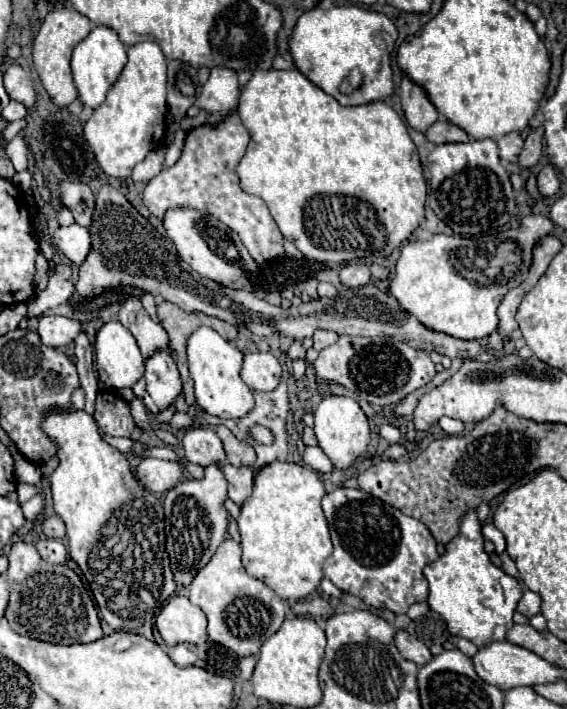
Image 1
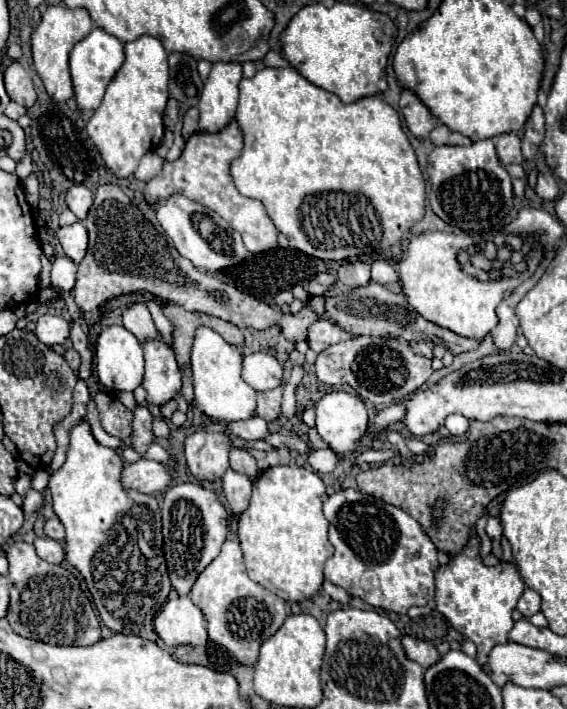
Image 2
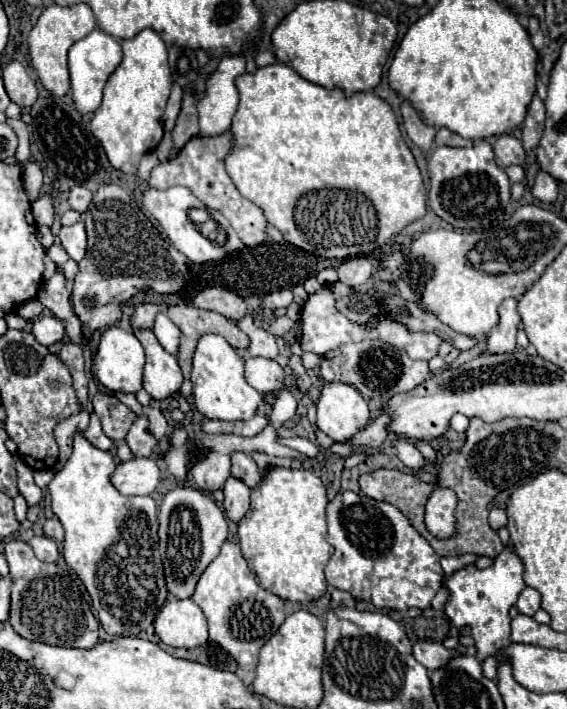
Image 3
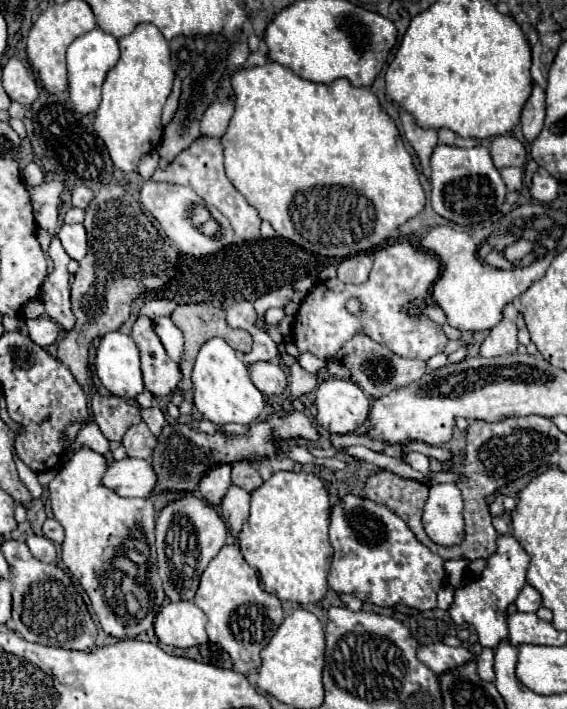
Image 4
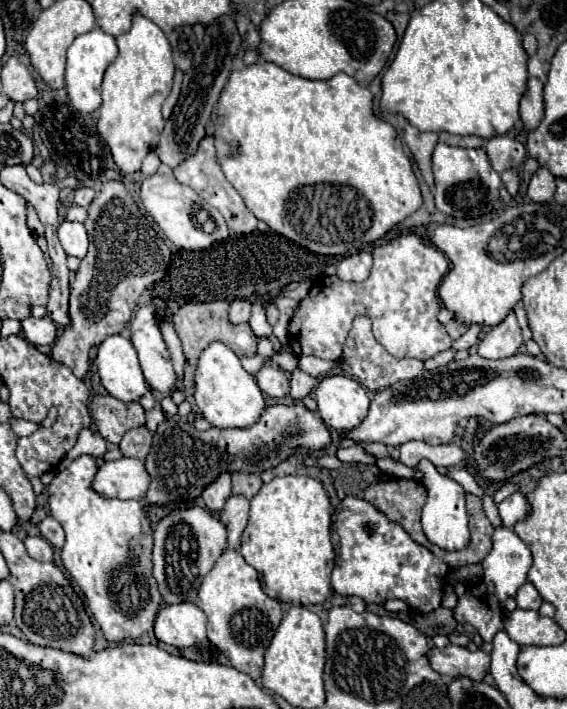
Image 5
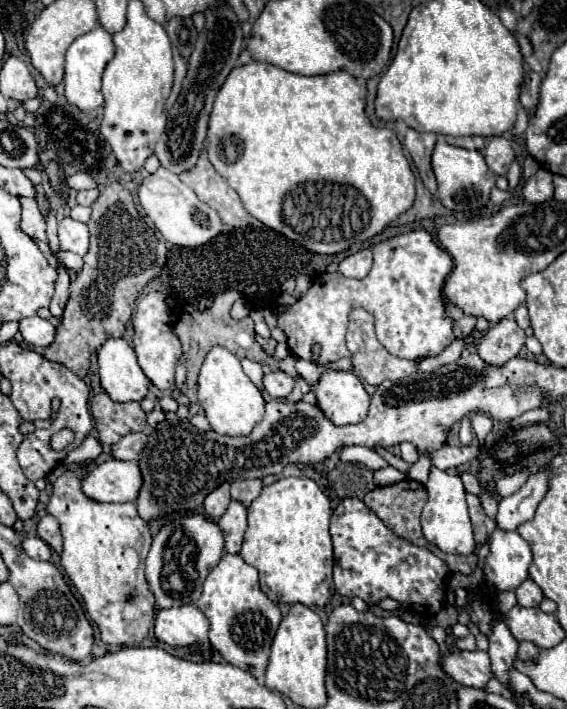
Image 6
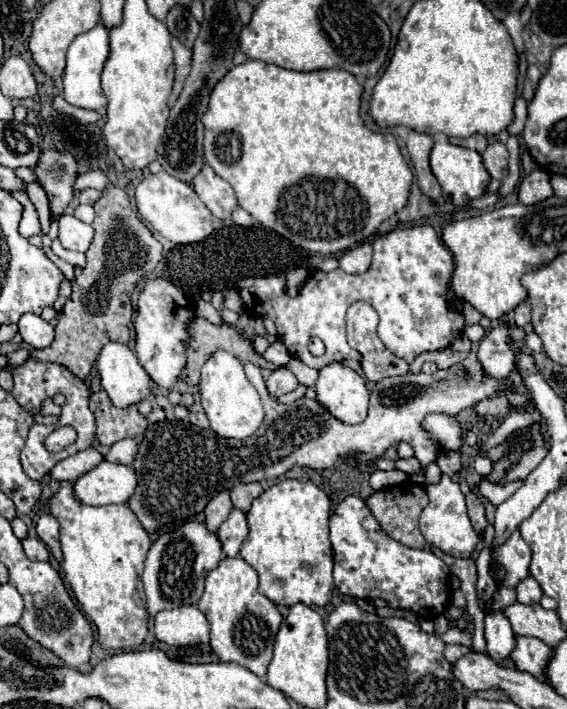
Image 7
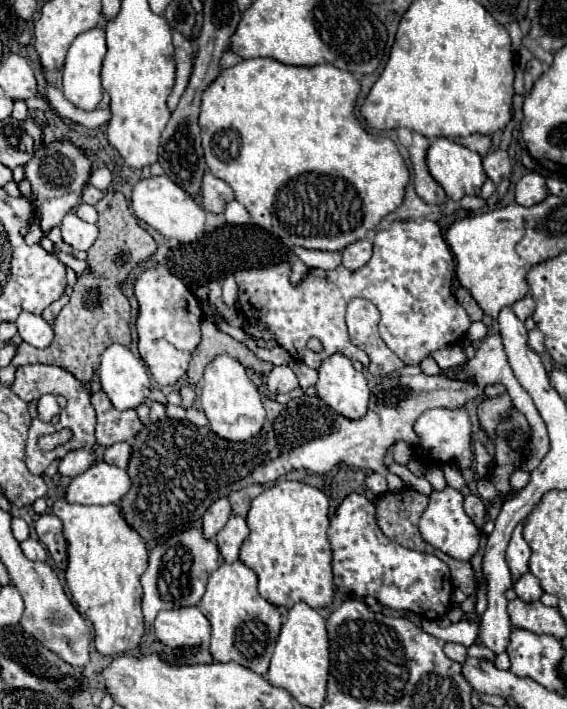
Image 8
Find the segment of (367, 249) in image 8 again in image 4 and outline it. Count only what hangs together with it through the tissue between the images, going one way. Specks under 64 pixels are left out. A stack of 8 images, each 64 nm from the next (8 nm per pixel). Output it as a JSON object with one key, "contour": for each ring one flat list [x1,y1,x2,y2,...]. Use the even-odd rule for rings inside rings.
{"contour":[[356,254,340,262,338,278,346,284,364,284,368,280,370,270,372,270,370,254]]}

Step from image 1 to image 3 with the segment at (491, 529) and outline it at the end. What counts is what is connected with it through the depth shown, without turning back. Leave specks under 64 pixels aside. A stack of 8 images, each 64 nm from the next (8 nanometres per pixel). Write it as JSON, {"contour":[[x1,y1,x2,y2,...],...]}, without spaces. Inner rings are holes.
{"contour":[[492,508,488,522,490,522,490,528,498,532,502,526,506,526,506,512,502,508]]}

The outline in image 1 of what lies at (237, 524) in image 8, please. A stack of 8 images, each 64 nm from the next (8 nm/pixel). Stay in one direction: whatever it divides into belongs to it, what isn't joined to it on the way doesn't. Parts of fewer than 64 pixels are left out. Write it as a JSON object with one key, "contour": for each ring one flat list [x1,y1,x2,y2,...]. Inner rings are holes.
{"contour":[[224,464,222,466,226,480,228,480,228,498,242,506,242,502,252,494,252,484,254,484,254,468,252,466,232,466]]}

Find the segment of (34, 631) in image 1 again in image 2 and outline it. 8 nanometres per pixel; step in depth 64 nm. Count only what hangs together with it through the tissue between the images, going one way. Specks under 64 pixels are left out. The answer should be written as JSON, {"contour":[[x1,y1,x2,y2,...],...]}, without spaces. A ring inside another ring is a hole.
{"contour":[[12,542,6,558,10,562,8,578,12,582,6,618,16,634,58,646,90,646,100,640,100,622,92,602,68,568,44,562,28,542]]}

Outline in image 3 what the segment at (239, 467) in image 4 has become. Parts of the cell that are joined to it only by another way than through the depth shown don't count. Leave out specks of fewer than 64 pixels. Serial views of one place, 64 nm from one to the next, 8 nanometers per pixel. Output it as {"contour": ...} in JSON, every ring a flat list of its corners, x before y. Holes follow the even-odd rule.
{"contour":[[234,452,232,454,232,474,236,478,244,480,250,488,254,488,262,480,262,474,258,472,256,462,246,452]]}

